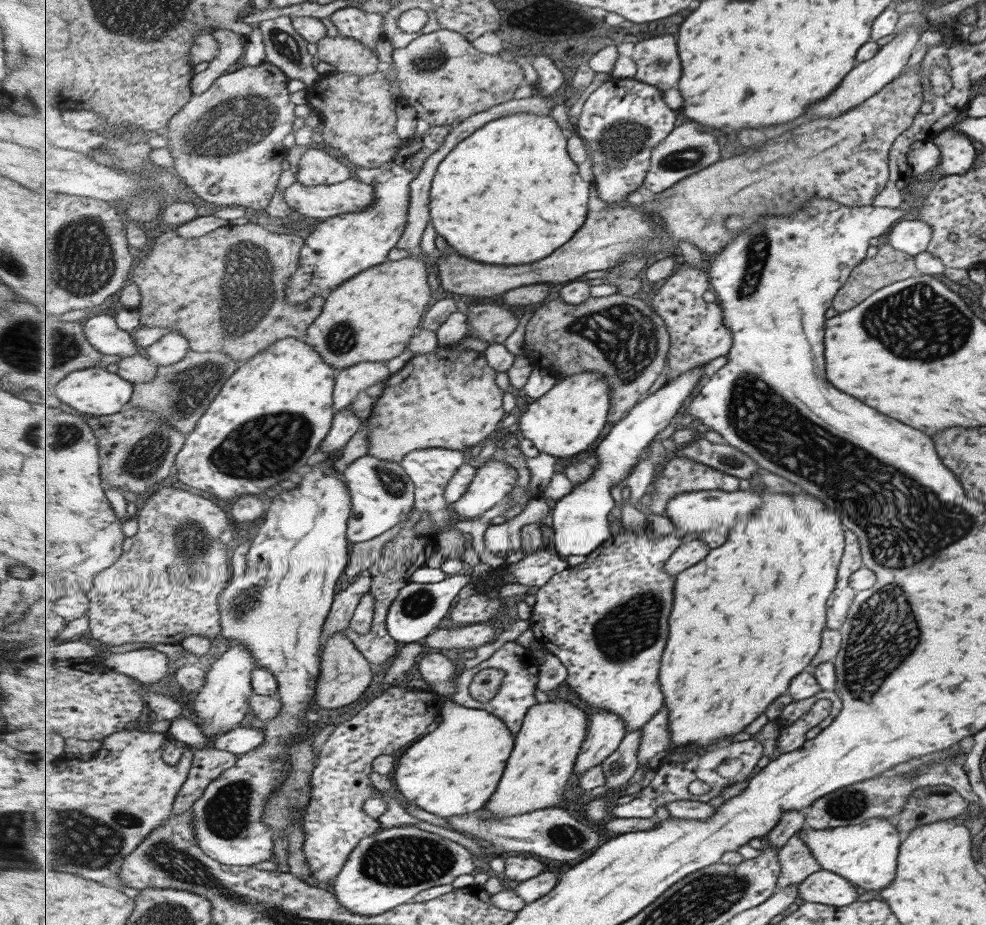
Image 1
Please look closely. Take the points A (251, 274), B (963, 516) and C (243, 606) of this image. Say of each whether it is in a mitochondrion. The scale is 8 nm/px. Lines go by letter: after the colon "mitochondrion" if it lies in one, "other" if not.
A: mitochondrion
B: mitochondrion
C: mitochondrion

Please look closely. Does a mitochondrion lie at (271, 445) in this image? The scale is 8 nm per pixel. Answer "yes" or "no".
yes

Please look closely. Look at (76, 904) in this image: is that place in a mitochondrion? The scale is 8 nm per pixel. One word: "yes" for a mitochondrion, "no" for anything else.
no

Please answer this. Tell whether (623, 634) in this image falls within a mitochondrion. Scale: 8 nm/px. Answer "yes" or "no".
yes

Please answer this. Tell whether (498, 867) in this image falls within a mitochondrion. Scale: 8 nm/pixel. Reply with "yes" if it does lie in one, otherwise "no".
no

